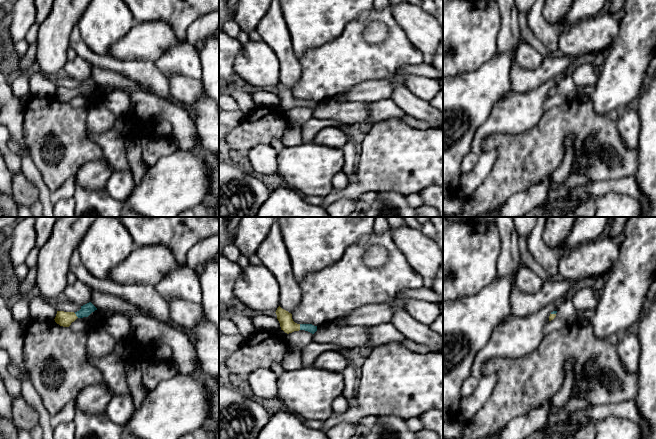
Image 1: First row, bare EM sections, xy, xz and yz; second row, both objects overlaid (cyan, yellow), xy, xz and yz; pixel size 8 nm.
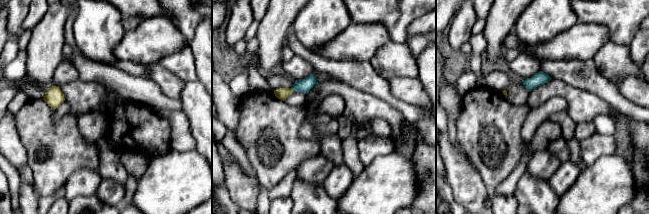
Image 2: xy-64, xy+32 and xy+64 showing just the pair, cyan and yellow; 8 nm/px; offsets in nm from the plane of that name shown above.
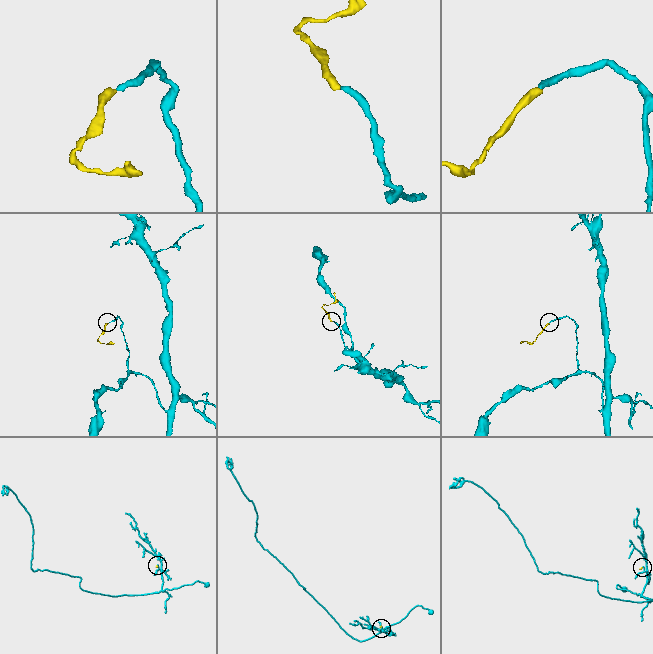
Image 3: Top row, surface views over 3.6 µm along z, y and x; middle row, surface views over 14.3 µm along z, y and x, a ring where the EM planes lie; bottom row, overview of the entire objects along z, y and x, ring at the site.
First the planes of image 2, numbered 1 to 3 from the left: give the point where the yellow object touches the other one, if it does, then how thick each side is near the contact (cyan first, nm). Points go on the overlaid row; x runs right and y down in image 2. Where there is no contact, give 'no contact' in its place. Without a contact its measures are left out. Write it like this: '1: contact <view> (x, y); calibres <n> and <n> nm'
1: no contact
2: contact xy+32 (292, 89); calibres 110 and 90 nm
3: no contact

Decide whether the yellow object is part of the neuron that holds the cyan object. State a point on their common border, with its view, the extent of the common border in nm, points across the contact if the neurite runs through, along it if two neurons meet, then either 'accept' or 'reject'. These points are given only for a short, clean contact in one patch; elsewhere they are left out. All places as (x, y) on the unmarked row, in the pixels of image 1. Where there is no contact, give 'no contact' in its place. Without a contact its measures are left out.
meets cyan in xz at (300, 103); contact 50 nm long; runs through xz (310, 104), (300, 103), (287, 100); accept

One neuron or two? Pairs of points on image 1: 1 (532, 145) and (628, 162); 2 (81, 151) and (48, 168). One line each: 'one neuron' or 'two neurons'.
1: one neuron
2: one neuron

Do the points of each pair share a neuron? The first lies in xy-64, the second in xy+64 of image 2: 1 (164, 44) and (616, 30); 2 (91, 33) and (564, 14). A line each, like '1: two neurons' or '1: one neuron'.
1: two neurons
2: one neuron

